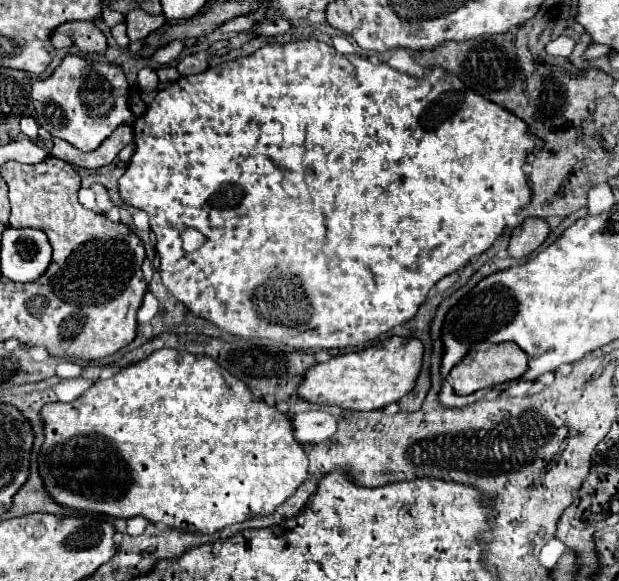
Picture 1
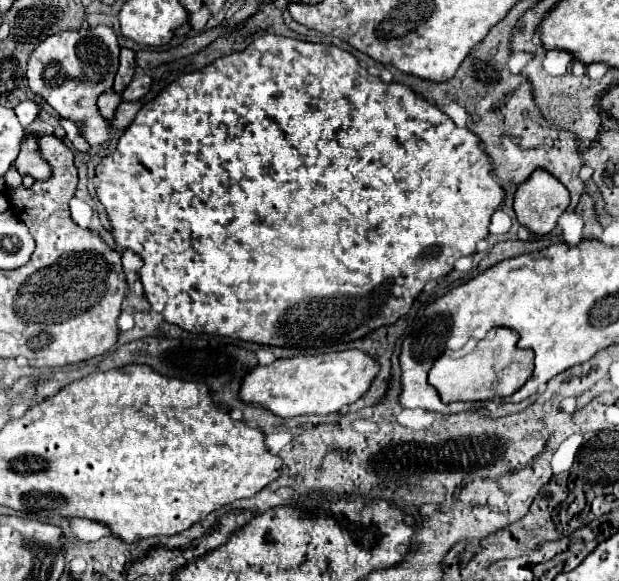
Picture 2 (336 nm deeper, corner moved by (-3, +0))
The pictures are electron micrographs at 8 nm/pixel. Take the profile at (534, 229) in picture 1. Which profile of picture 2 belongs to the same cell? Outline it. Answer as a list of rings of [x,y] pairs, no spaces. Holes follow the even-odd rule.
[[[533,172],[529,180],[517,186],[513,210],[521,226],[529,228],[535,236],[549,234],[559,216],[569,206],[567,188],[549,172]]]

